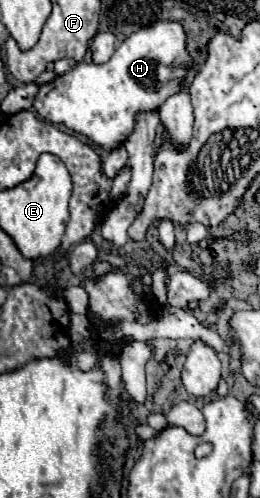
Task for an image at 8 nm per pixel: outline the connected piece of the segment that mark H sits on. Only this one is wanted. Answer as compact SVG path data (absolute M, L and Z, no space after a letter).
M159 22L151 28L141 28L133 32L121 46L115 50L109 62L105 64L77 64L71 72L57 76L53 82L39 86L35 96L35 110L53 124L65 124L69 130L91 138L95 144L103 148L117 148L129 136L131 128L135 126L135 112L149 112L157 110L163 100L179 90L179 82L187 76L189 54L185 50L185 32L183 26L177 22Z

